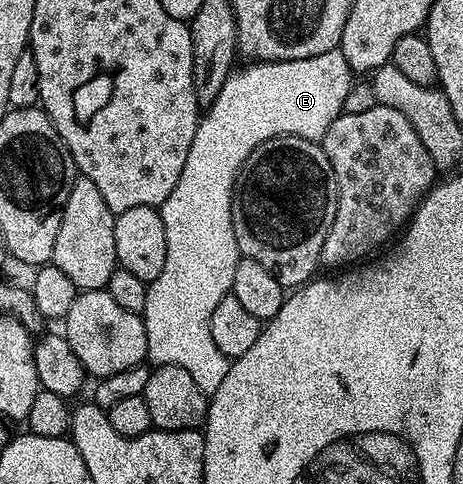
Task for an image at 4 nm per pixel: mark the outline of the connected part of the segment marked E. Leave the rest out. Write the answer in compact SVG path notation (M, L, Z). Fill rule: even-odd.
M338 49L318 53L314 57L295 59L294 61L274 61L273 63L252 61L244 66L248 67L242 68L241 71L240 68L233 70L226 81L226 85L222 85L222 93L218 93L215 101L207 104L200 123L196 126L194 141L190 145L190 153L186 153L186 165L182 165L182 177L178 177L178 185L174 185L170 197L166 197L166 201L161 203L158 208L162 217L162 225L166 229L166 265L162 265L162 273L158 273L156 280L148 284L146 305L142 316L146 329L146 341L148 342L148 359L156 365L169 363L170 365L178 365L178 369L186 369L186 373L190 373L190 377L194 377L198 389L202 389L202 393L207 396L216 391L218 385L222 385L222 380L228 372L229 360L221 356L218 345L214 345L214 337L210 337L210 317L214 313L218 301L222 301L222 297L226 297L231 292L234 269L242 258L232 232L232 189L236 185L236 174L242 169L246 157L250 157L250 153L254 153L254 149L258 149L258 145L262 145L267 139L273 139L279 135L293 135L303 139L323 140L326 129L330 129L330 125L342 114L346 93L350 93L354 82L354 72L350 69L350 65L346 65L346 57L342 57L342 53Z

